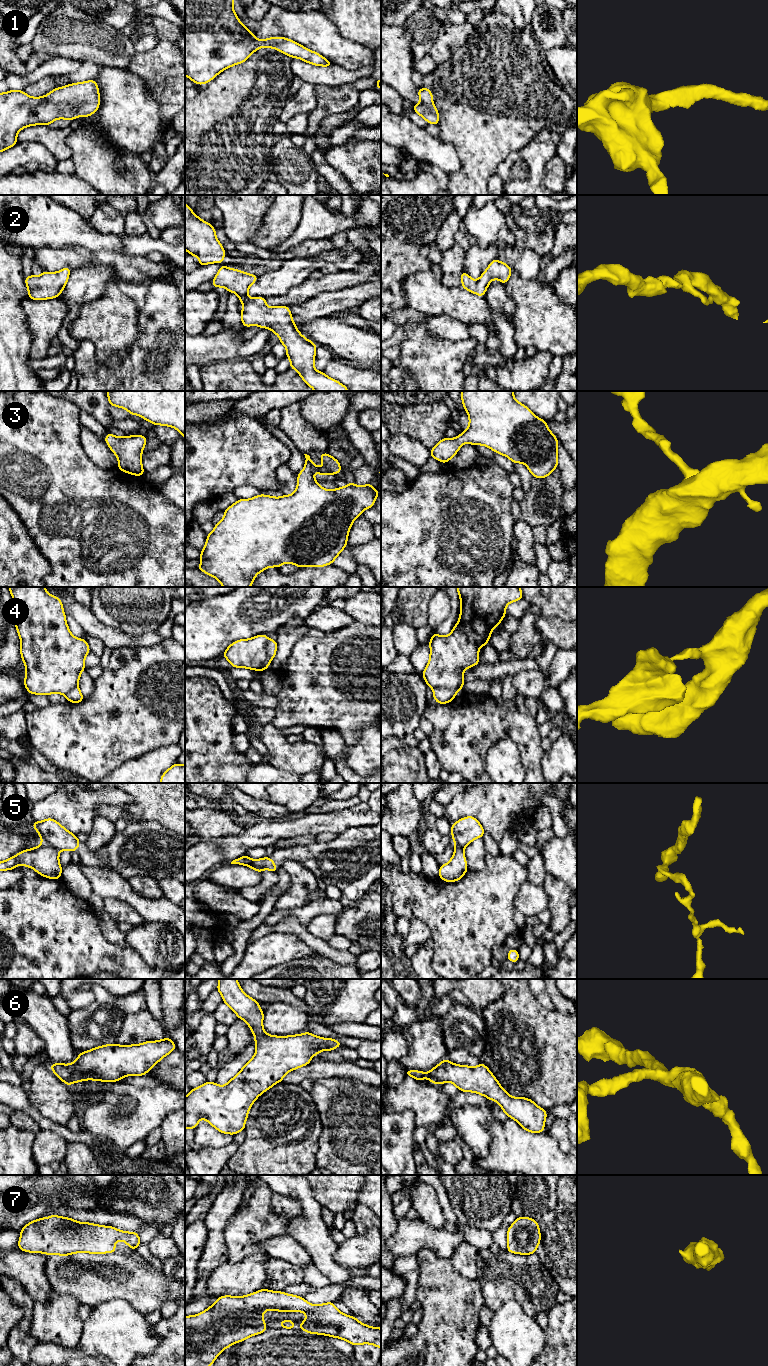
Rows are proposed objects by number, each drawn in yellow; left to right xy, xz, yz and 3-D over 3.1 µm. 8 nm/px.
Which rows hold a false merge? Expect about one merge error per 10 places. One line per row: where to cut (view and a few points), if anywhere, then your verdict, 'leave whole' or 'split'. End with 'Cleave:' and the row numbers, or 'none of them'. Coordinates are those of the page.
1: cut none; leave whole
2: cut none; leave whole
3: cut none; leave whole
4: cut yz (433, 689), (447, 687), (456, 692); split
5: cut xy (43, 840), (59, 851); split
6: cut none; leave whole
7: cut none; leave whole
Cleave: 4, 5

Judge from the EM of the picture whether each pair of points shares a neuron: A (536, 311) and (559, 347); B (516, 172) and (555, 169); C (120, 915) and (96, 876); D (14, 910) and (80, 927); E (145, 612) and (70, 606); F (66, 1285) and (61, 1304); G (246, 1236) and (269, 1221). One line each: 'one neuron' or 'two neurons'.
A: one neuron
B: two neurons
C: two neurons
D: one neuron
E: two neurons
F: two neurons
G: one neuron

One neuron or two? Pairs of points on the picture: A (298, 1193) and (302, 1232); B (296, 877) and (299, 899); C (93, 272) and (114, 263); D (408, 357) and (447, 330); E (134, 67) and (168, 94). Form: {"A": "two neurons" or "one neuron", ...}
{"A": "one neuron", "B": "one neuron", "C": "two neurons", "D": "two neurons", "E": "one neuron"}

